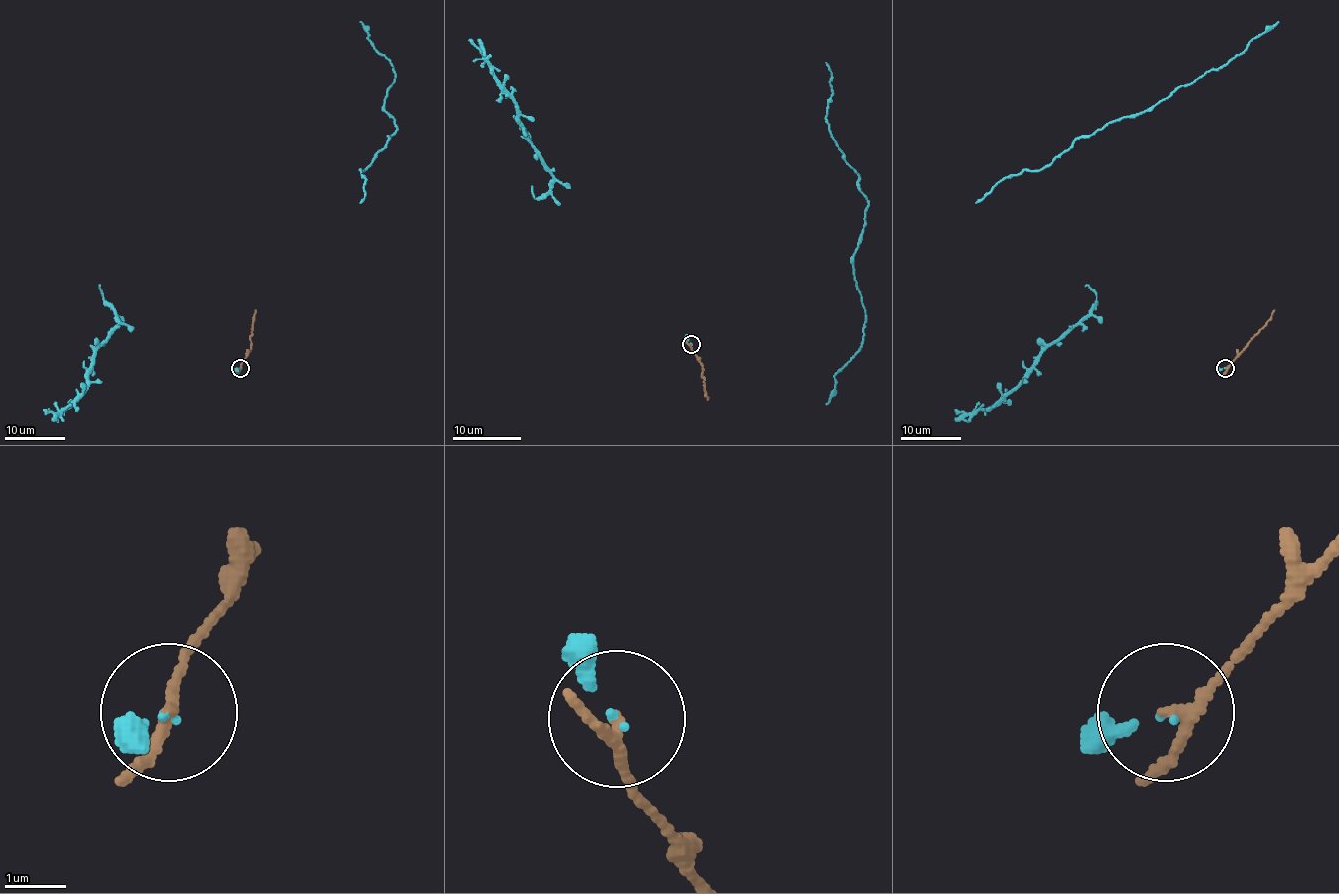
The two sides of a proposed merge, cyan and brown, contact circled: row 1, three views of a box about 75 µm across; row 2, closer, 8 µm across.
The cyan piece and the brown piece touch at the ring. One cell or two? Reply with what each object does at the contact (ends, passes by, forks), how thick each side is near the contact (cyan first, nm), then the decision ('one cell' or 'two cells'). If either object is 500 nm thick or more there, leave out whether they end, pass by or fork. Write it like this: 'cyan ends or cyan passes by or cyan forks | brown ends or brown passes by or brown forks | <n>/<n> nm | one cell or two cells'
cyan ends | brown passes by | 100/160 nm | one cell

